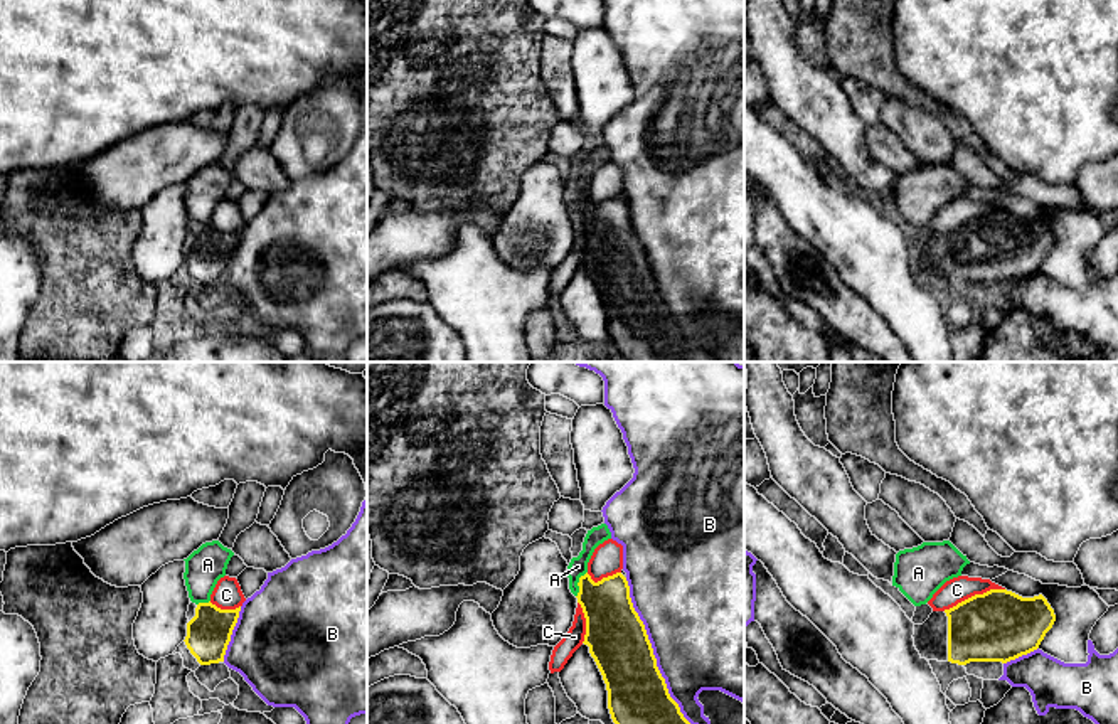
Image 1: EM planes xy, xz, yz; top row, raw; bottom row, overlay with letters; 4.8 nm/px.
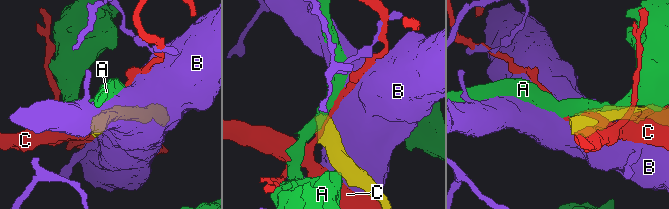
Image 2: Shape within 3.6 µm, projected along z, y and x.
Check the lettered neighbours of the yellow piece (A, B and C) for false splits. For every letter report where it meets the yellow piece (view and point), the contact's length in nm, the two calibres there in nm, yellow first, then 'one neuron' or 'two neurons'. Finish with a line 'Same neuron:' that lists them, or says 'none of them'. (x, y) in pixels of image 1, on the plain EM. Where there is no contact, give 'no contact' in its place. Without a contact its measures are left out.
A: xz (578, 207) | 140 nm | 260/90 nm | two neurons
B: xz (655, 283) | 850 nm | 300/480 nm | two neurons
C: yz (975, 218) | 320 nm | 340/120 nm | two neurons
Same neuron: none of them

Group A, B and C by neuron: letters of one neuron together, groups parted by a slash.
A / B / C

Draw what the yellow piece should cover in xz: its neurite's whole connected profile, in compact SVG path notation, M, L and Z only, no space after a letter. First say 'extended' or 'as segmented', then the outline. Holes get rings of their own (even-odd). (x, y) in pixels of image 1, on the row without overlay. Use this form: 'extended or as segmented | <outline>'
as segmented | M586 195L579 200L578 226L586 241L584 268L594 281L608 313L613 345L628 362L717 362L709 352L692 349L670 320L643 244L633 231L630 209L621 195L594 205Z

